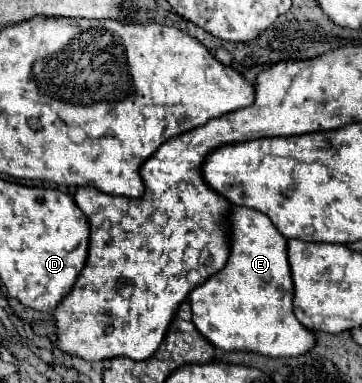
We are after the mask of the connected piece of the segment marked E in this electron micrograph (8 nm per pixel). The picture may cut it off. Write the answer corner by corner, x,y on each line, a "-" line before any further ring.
232,207
228,215
232,239
230,239
230,257
222,271
208,277
202,285
198,285
190,295
192,305
192,321
196,329
218,349
224,351
250,351
266,357
298,357
314,349
316,337
310,329
306,329
292,311
292,277
288,267
286,243
284,235
274,227
274,223
256,209
248,207

